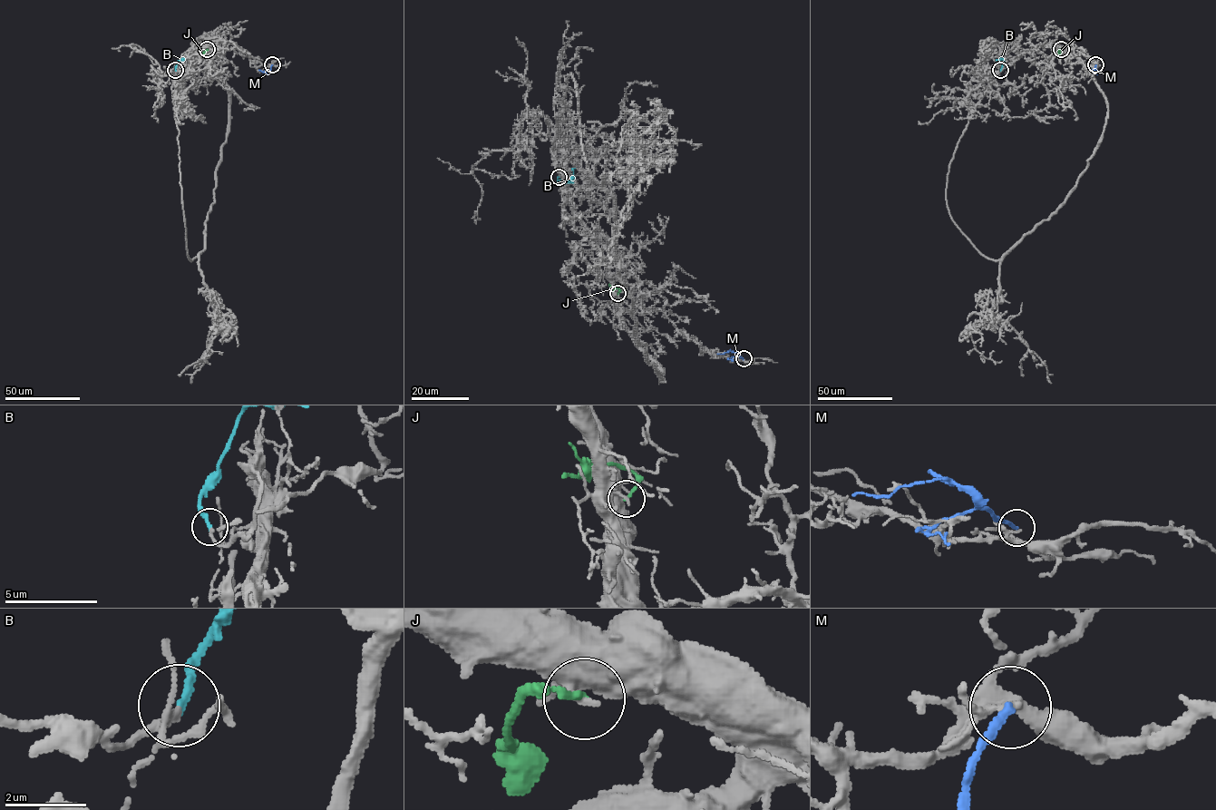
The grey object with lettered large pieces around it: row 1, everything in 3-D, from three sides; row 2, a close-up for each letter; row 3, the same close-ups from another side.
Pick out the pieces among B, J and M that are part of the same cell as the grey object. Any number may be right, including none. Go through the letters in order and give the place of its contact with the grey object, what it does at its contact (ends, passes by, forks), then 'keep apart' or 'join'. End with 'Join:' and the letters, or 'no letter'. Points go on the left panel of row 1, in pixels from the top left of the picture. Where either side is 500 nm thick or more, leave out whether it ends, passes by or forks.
B: (175, 70) | it ends | join
J: (207, 49) | it ends | keep apart
M: (272, 64) | it ends | keep apart
Join: B

